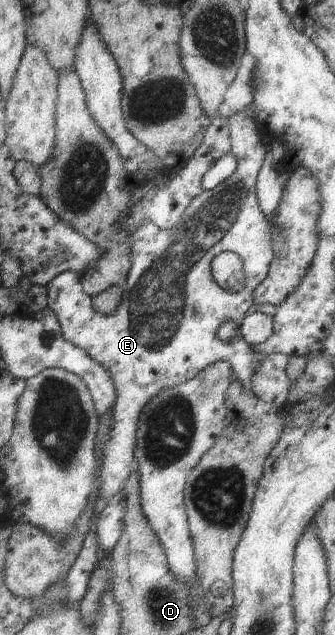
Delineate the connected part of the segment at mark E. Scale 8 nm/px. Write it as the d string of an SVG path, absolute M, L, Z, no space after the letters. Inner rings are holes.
M247 107L230 117L225 117L229 121L231 139L233 140L231 153L237 159L236 170L229 178L215 188L206 190L202 192L202 195L194 198L183 213L181 222L175 228L163 230L153 221L146 220L135 231L133 235L133 270L130 271L129 279L123 286L124 298L116 313L106 316L94 307L93 297L86 293L81 276L77 272L61 273L48 285L47 310L54 311L58 316L65 338L86 349L95 360L103 363L103 366L110 370L119 395L117 405L112 409L113 425L110 426L108 441L103 445L103 466L101 467L101 486L97 493L99 498L97 499L96 515L93 517L93 526L86 534L81 553L68 571L67 602L78 605L82 601L88 591L92 573L100 565L98 551L102 549L98 539L97 521L108 504L112 503L114 497L119 495L136 469L135 451L138 443L138 428L142 411L150 403L150 400L156 398L165 389L175 388L193 380L208 367L218 365L222 361L230 364L234 369L235 378L240 380L246 389L252 391L254 376L259 365L266 359L266 354L252 349L250 344L244 341L239 330L242 319L257 308L255 291L268 277L271 263L275 258L272 223L262 211L257 196L257 179L269 151L262 141L259 125L250 117ZM222 252L237 253L245 262L247 284L244 291L226 291L214 279L213 261ZM229 319L234 320L238 326L237 337L232 341L225 342L218 337L218 329Z

